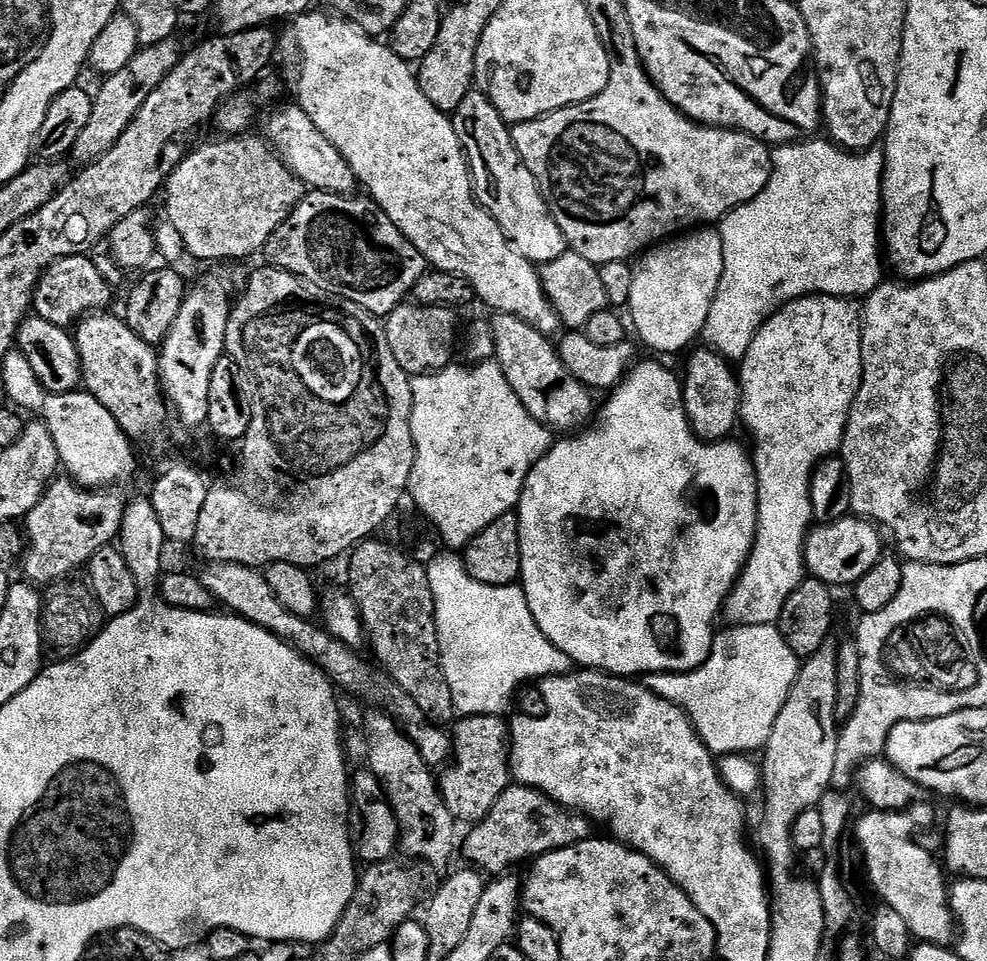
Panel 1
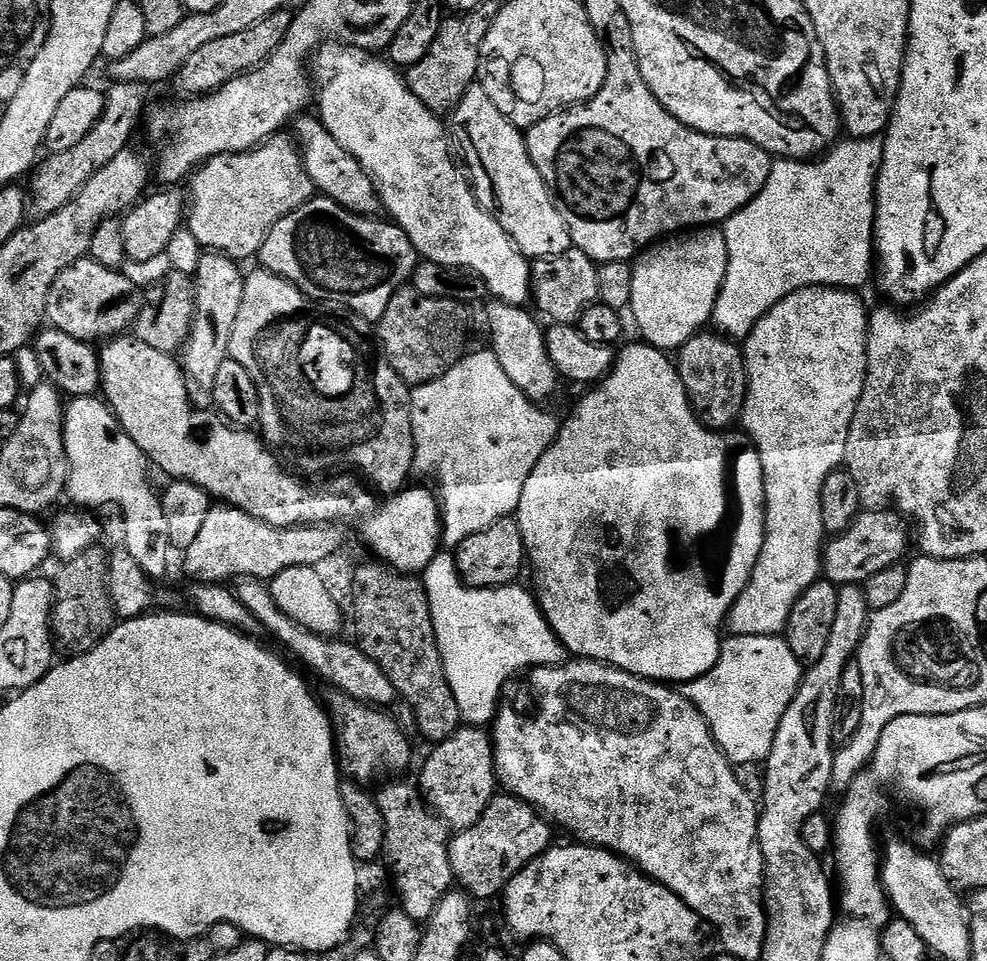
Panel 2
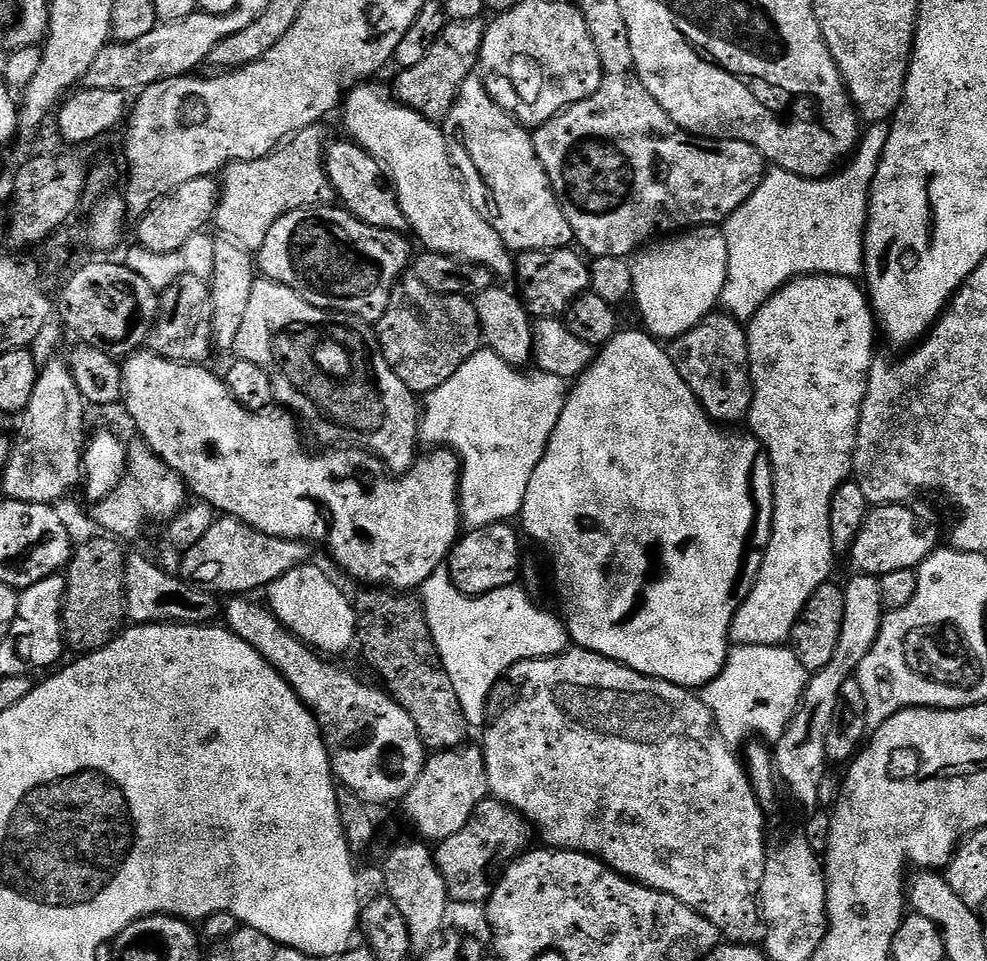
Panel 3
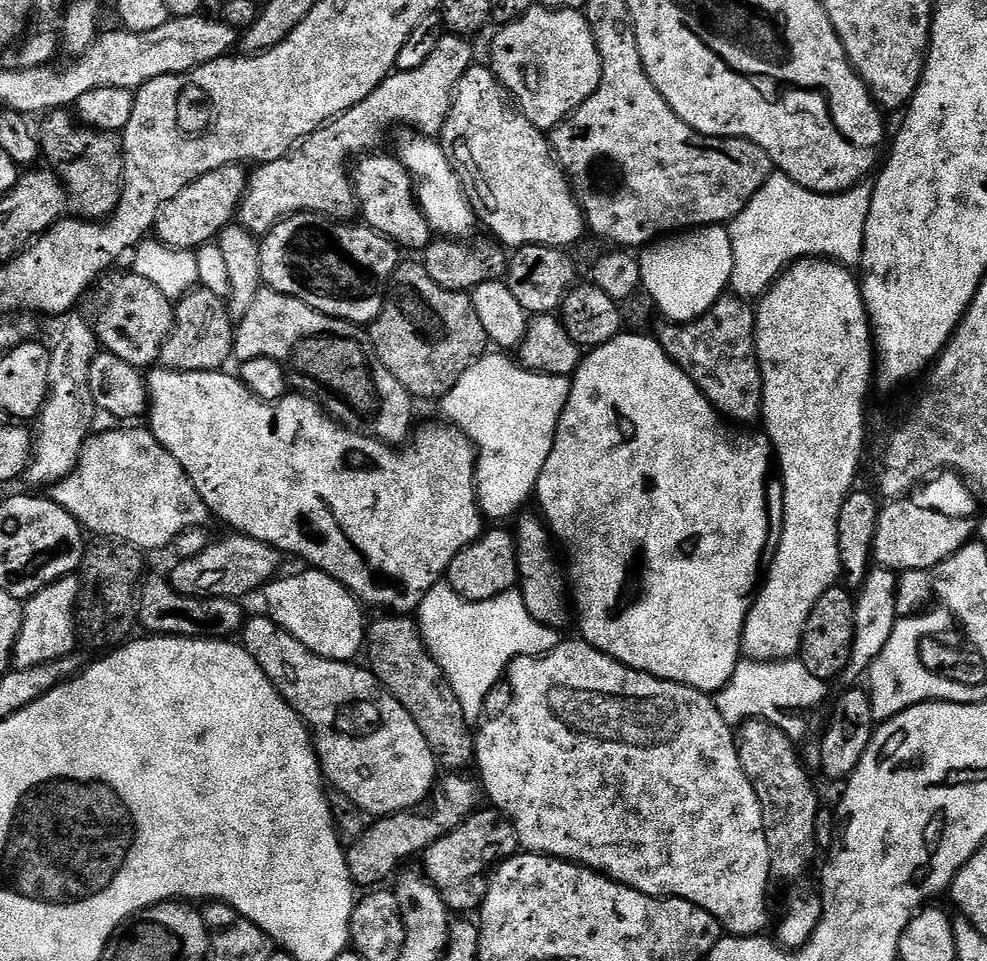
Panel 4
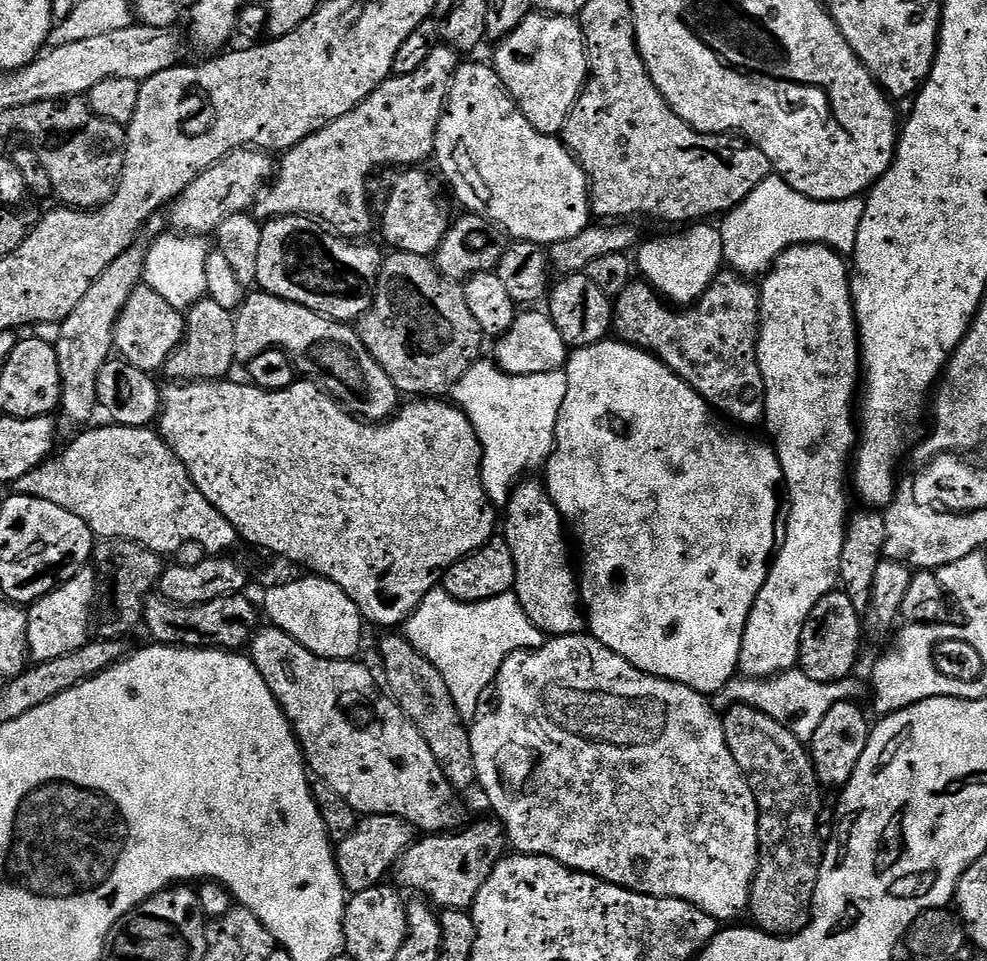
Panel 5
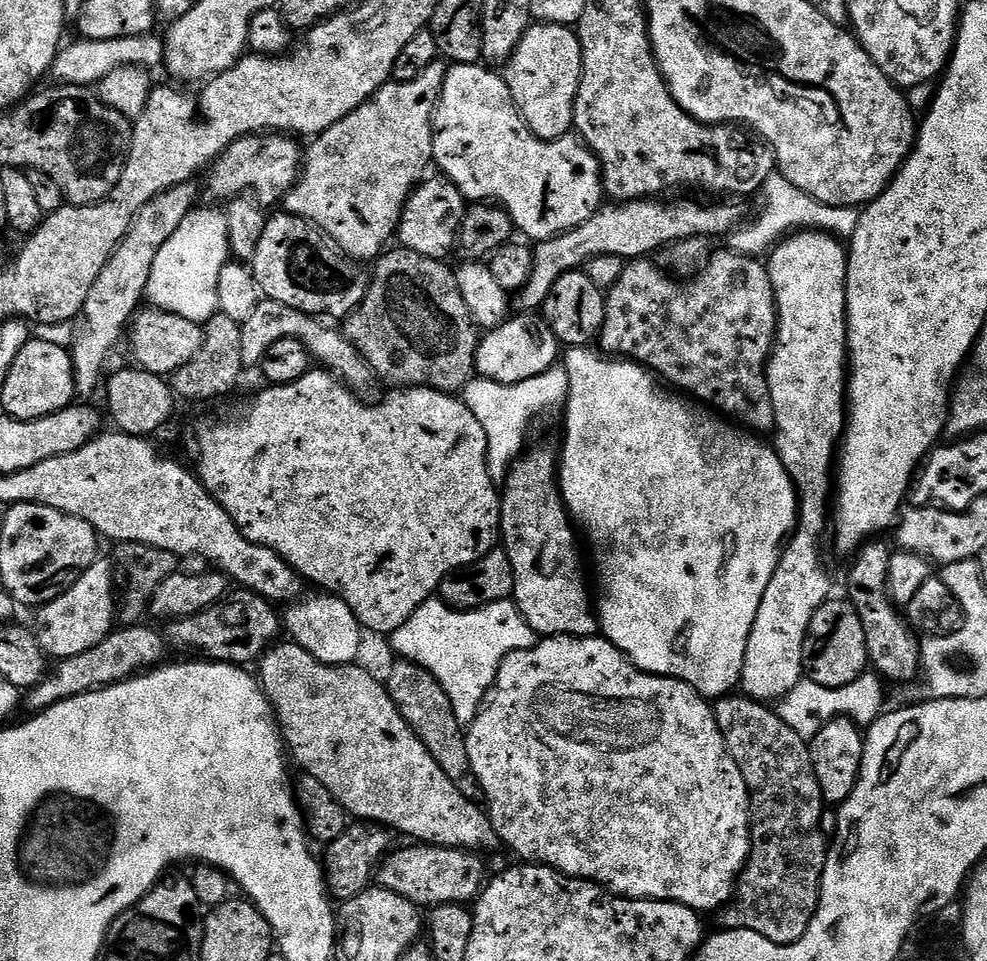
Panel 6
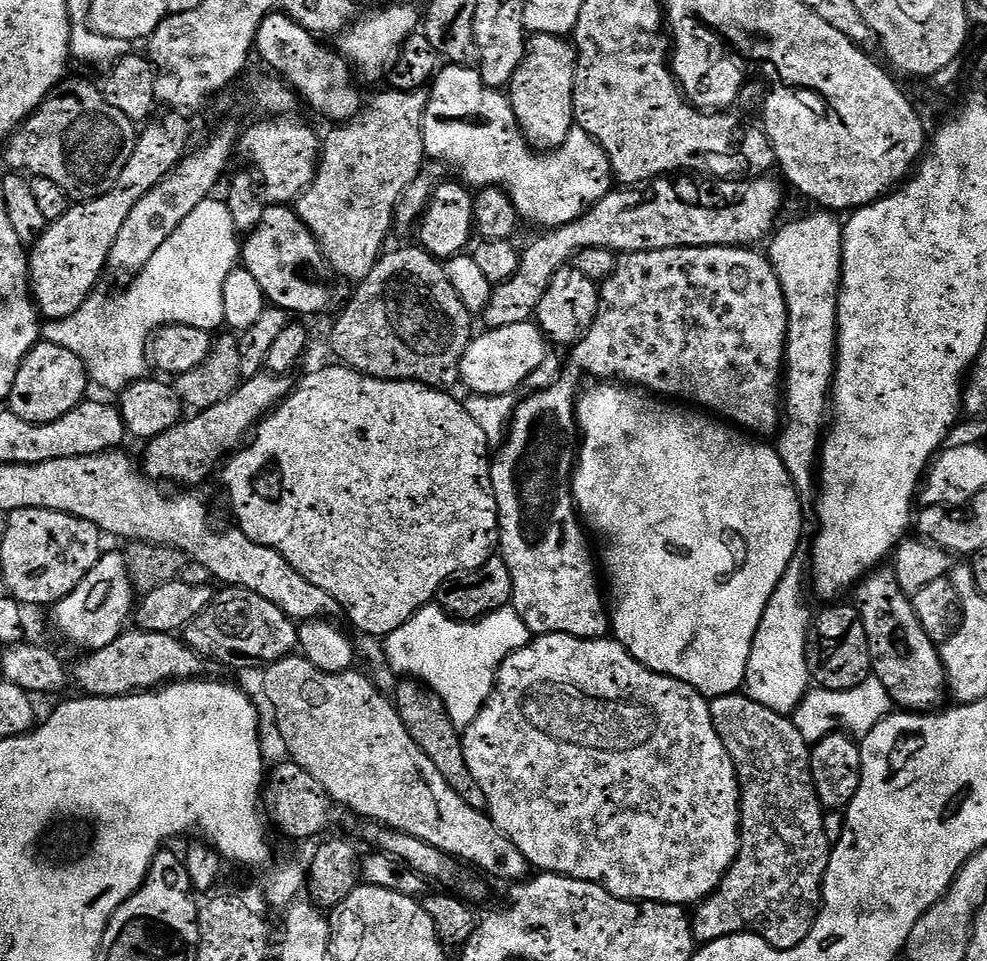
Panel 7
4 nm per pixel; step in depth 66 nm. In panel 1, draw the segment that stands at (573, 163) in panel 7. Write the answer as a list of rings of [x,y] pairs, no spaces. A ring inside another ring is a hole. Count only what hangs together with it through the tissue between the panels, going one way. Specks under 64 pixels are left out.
[[[468,92],[466,98],[462,98],[462,106],[451,113],[450,119],[458,134],[458,142],[464,148],[464,157],[468,160],[477,200],[495,218],[518,254],[539,266],[554,262],[554,258],[569,251],[558,222],[554,222],[548,203],[540,195],[534,174],[530,174],[530,170],[526,170],[526,166],[520,162],[509,125],[500,117],[492,102],[484,97],[483,92]]]

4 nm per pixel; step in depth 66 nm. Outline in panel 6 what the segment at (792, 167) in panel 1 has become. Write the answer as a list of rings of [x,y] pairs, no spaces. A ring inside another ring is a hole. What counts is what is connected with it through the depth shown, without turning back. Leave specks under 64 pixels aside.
[[[779,174],[766,178],[762,189],[763,196],[764,205],[761,206],[756,220],[750,221],[751,219],[749,219],[747,222],[741,223],[740,227],[732,229],[727,237],[727,247],[731,251],[739,252],[741,256],[763,257],[785,236],[797,230],[815,230],[827,232],[837,238],[850,238],[860,221],[860,208],[839,208],[818,202],[814,198],[802,194],[802,190],[798,190],[798,186],[794,186],[785,176]]]

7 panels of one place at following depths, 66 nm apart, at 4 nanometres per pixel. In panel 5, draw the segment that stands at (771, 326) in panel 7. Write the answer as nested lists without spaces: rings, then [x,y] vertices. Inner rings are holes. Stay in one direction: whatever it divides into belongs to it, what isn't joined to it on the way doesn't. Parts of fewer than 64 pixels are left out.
[[[724,270],[721,271],[720,275],[713,278],[712,285],[702,293],[700,299],[697,300],[696,303],[679,308],[676,306],[669,306],[665,303],[651,284],[647,282],[639,283],[640,284],[631,282],[622,290],[619,296],[615,297],[612,310],[612,326],[615,335],[623,340],[625,344],[633,344],[636,348],[647,348],[648,351],[651,352],[653,356],[659,358],[671,372],[678,374],[678,378],[685,380],[703,400],[712,405],[713,409],[715,409],[721,417],[727,418],[729,421],[737,420],[737,422],[732,421],[737,425],[756,423],[759,425],[764,418],[764,379],[760,373],[758,358],[756,357],[756,340],[760,336],[760,293],[757,285],[753,283],[751,279],[741,276],[738,272]]]

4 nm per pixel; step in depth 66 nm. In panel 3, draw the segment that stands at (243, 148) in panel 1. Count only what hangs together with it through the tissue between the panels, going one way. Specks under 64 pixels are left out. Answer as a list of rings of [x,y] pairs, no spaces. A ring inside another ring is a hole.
[[[317,126],[297,132],[295,136],[284,141],[275,152],[257,160],[237,160],[223,169],[220,184],[220,201],[216,203],[214,228],[220,231],[221,237],[236,241],[243,248],[258,250],[262,242],[266,242],[266,234],[270,234],[270,226],[278,222],[286,214],[299,208],[309,206],[328,206],[333,203],[332,183],[324,169],[326,140],[323,140],[323,127]]]

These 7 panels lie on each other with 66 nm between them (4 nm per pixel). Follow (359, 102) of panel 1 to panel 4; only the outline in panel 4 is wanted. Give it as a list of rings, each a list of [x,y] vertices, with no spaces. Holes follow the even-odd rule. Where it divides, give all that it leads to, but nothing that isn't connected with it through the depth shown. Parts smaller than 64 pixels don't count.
[[[419,134],[409,135],[409,140],[401,146],[398,151],[398,159],[404,164],[406,170],[414,178],[414,195],[424,217],[428,219],[428,224],[432,227],[433,233],[440,238],[468,238],[475,228],[478,228],[478,217],[472,205],[468,203],[468,195],[464,193],[464,187],[460,185],[460,179],[448,160],[448,154],[444,151],[443,143],[435,139],[427,138]]]

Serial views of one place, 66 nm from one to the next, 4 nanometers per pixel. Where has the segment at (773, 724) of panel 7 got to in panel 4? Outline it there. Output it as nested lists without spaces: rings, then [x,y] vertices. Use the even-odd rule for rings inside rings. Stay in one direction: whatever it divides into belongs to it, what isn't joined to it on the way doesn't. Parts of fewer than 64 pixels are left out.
[[[746,720],[735,729],[734,735],[742,770],[746,770],[746,778],[750,778],[750,786],[754,786],[754,794],[758,794],[764,811],[772,876],[796,880],[811,866],[818,851],[816,813],[821,811],[822,804],[816,801],[812,780],[800,769],[793,738],[781,728],[775,728],[765,720]]]

